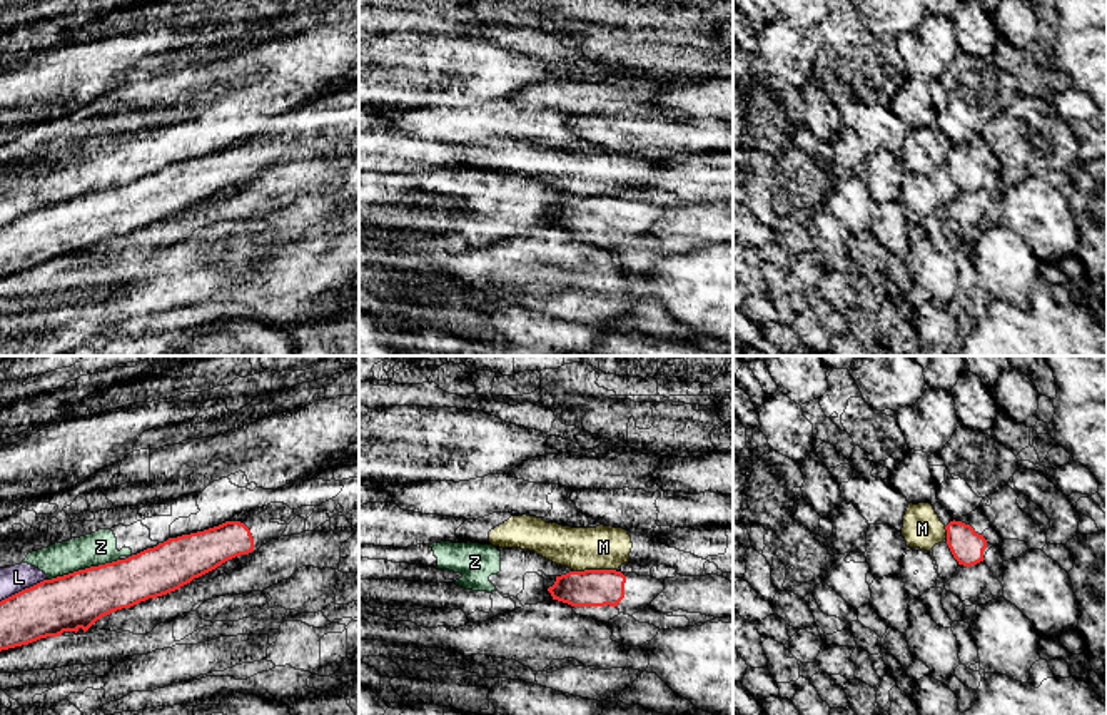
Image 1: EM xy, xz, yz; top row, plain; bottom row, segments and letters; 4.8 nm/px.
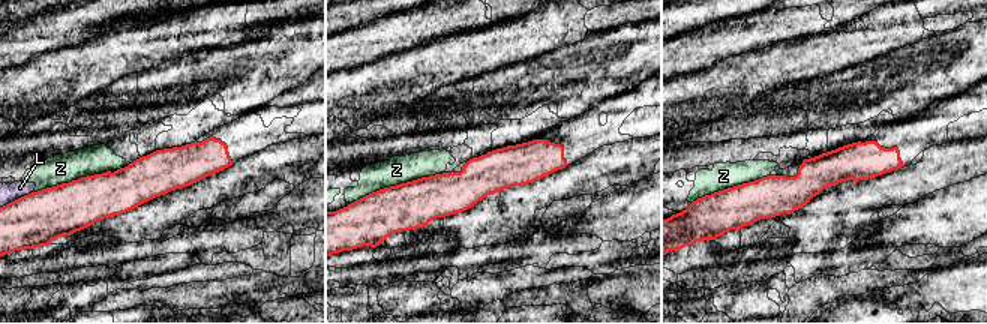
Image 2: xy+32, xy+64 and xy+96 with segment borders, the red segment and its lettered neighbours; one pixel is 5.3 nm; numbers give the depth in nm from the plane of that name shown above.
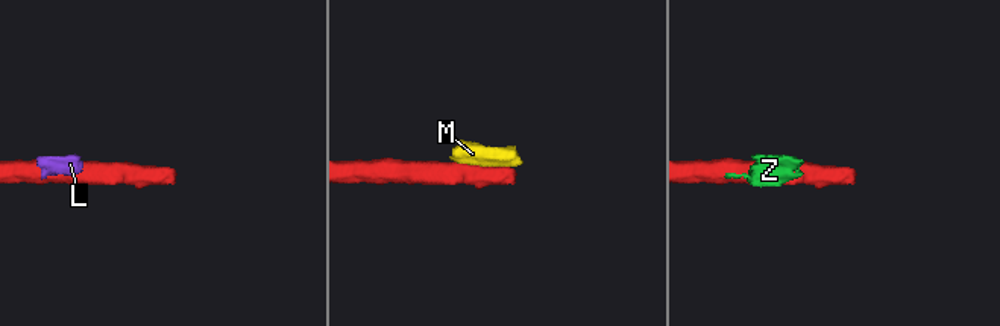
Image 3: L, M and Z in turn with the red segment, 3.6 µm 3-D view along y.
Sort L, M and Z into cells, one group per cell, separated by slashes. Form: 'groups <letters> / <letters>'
groups L Z / M

